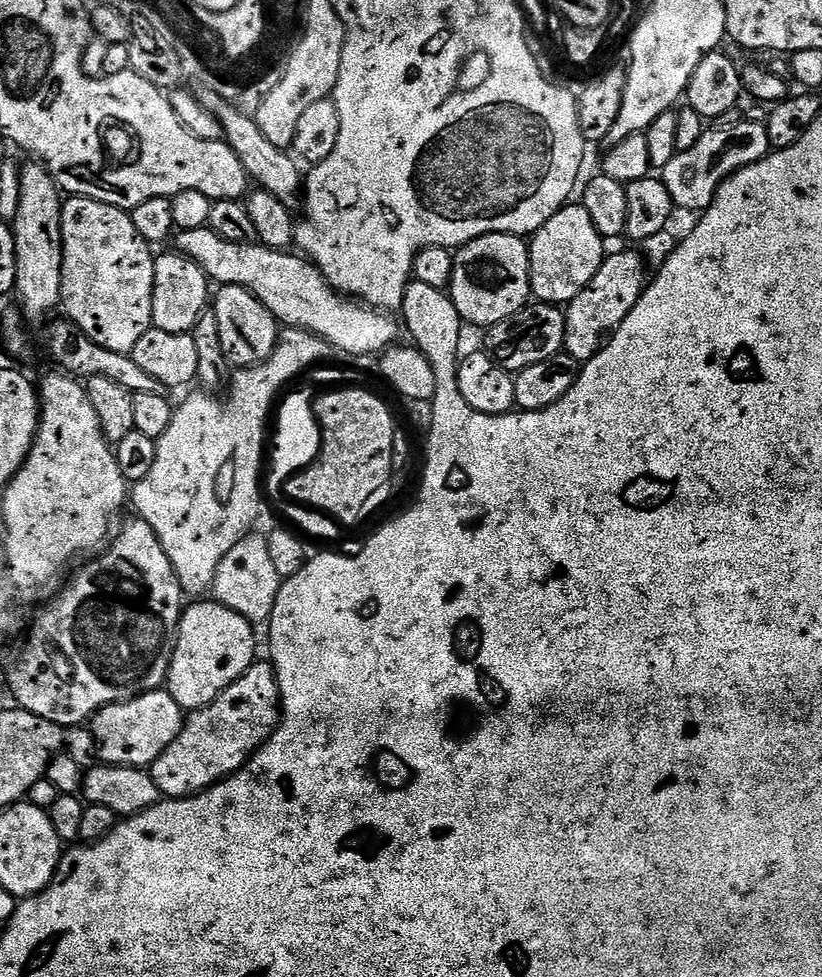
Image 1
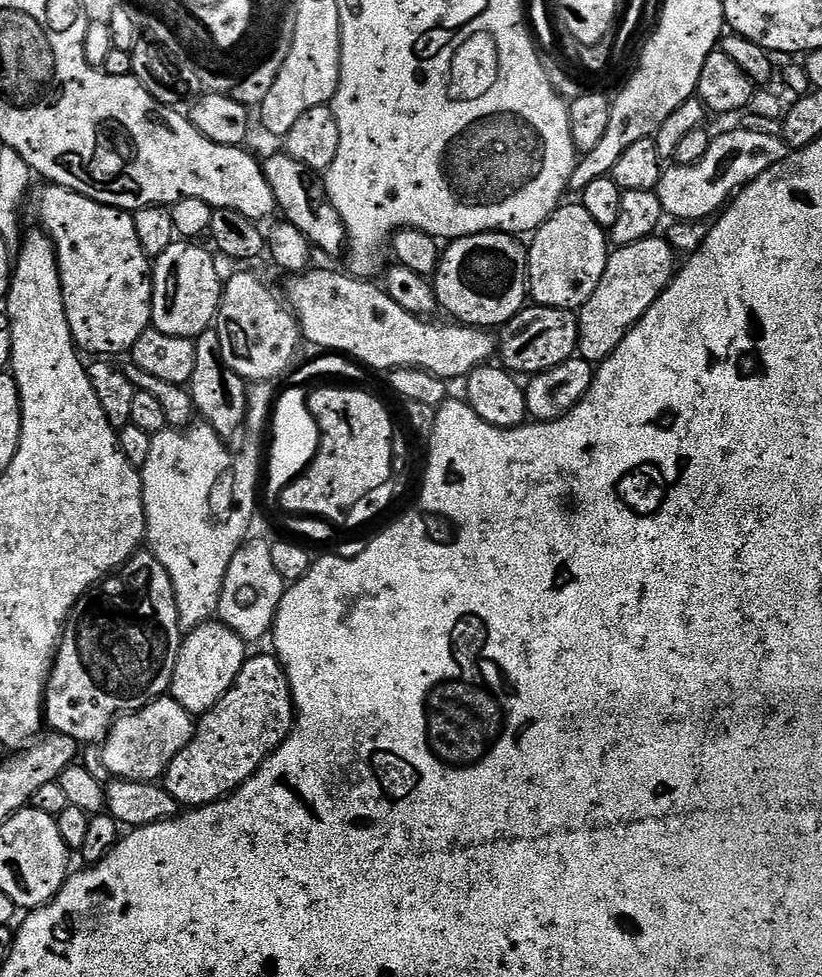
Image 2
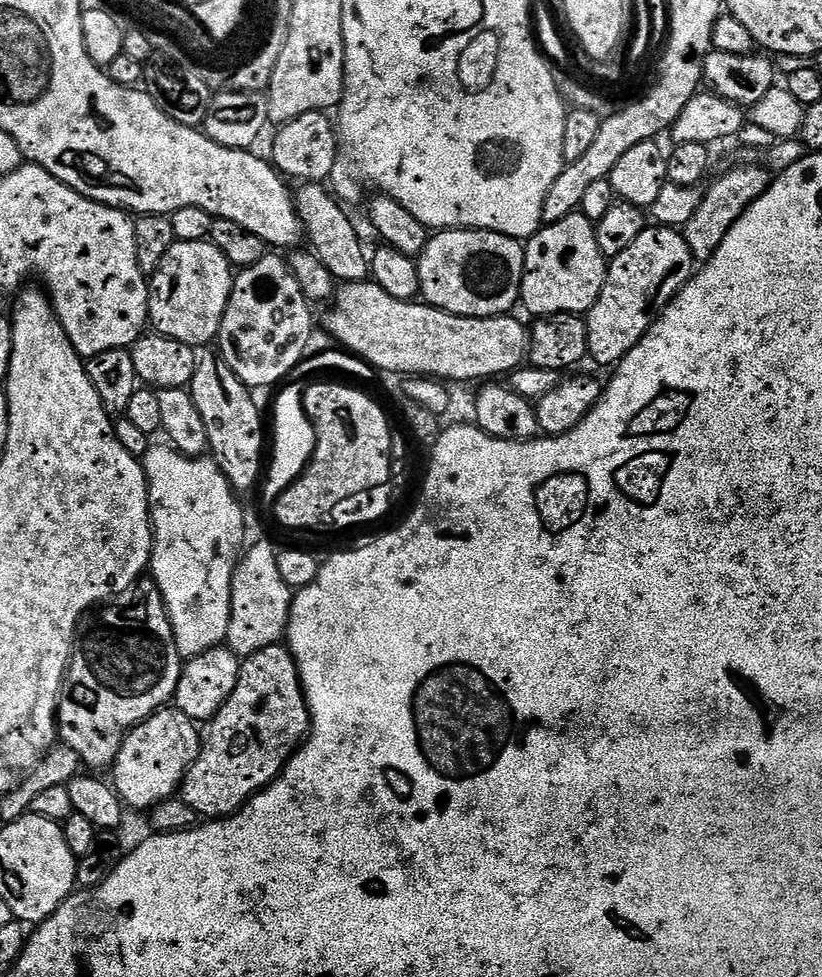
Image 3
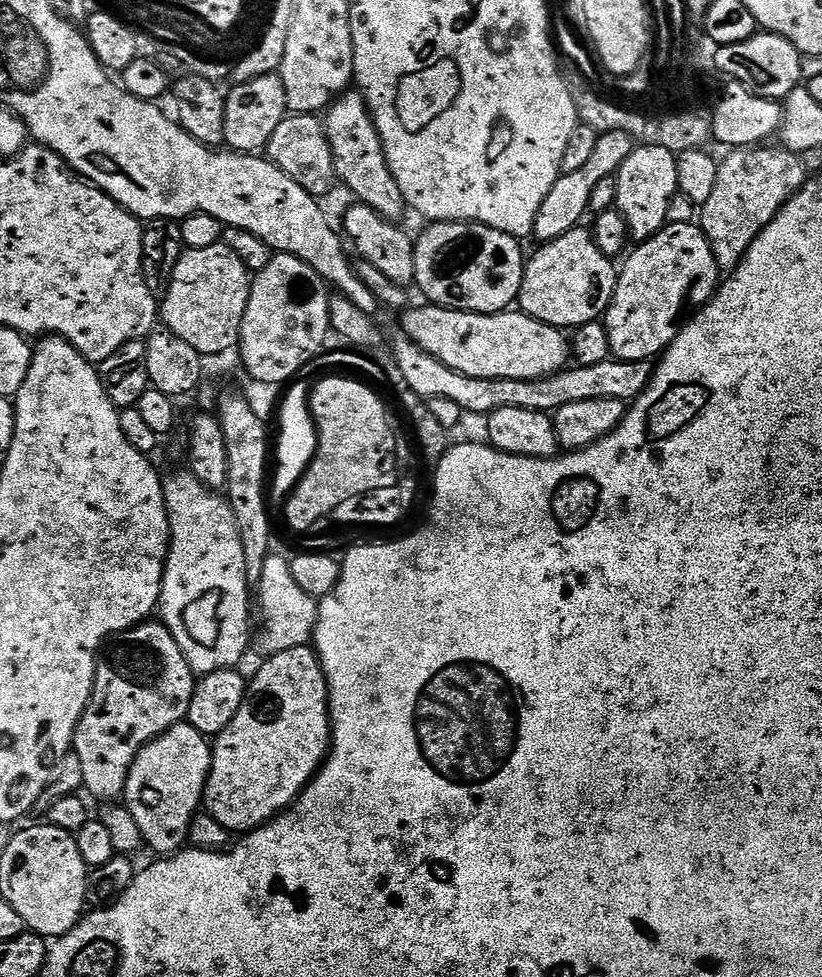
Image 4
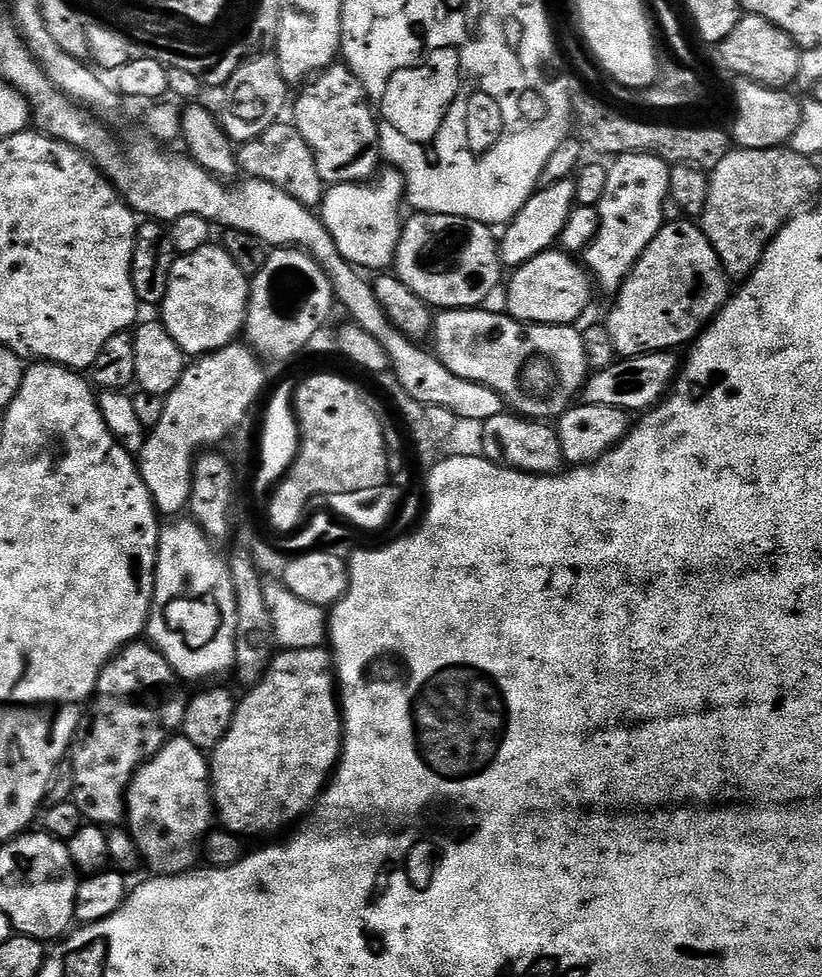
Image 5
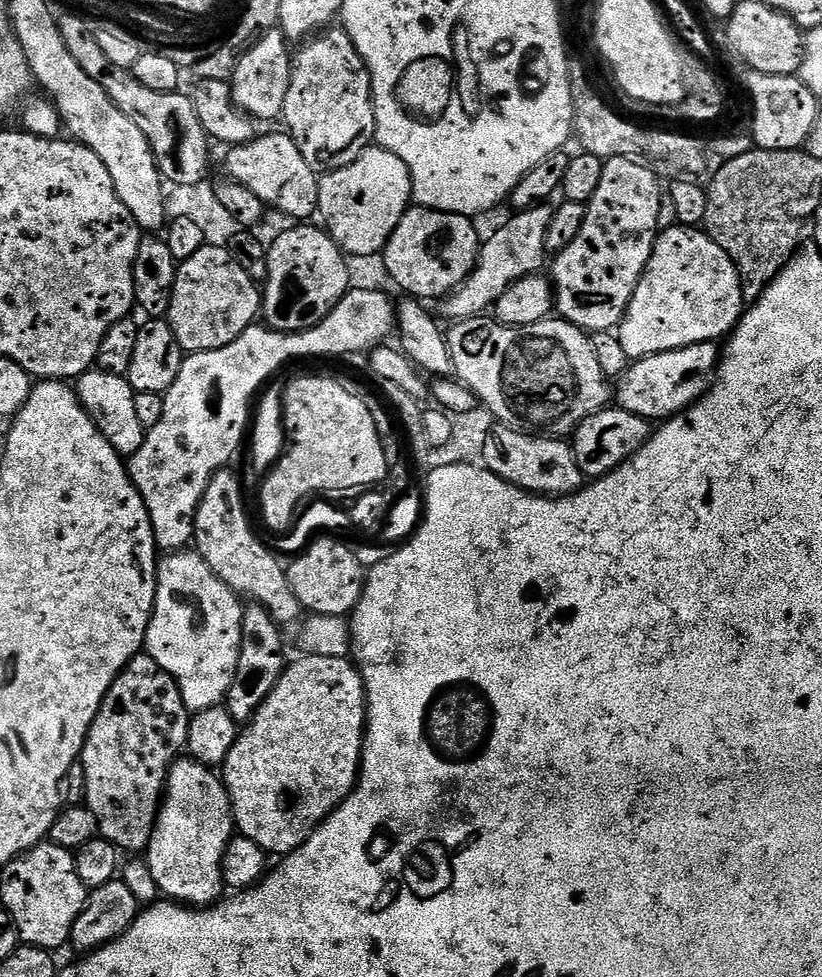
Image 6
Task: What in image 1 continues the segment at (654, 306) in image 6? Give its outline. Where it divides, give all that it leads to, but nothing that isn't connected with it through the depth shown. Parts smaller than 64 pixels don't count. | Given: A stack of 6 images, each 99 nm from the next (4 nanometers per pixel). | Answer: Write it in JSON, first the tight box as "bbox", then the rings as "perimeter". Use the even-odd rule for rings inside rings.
{"bbox":[564,251,650,362],"perimeter":[[[639,251],[616,252],[605,255],[598,274],[567,305],[564,321],[566,322],[566,338],[564,352],[575,360],[587,362],[594,358],[602,345],[616,331],[621,322],[634,310],[638,298],[645,290],[650,279],[646,271],[645,257]]]}

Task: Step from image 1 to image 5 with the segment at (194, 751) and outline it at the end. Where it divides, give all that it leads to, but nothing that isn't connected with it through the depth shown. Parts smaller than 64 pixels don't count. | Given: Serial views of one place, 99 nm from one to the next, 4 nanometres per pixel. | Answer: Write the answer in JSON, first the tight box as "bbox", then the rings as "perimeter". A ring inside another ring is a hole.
{"bbox":[210,646,344,838],"perimeter":[[[324,646],[310,650],[290,648],[277,651],[266,674],[243,694],[244,697],[239,697],[226,738],[222,738],[222,742],[218,742],[218,746],[210,752],[214,816],[219,823],[220,820],[224,823],[221,824],[223,831],[232,832],[235,836],[272,838],[275,832],[288,827],[291,829],[311,812],[312,805],[320,799],[320,793],[340,761],[344,721],[332,653]]]}

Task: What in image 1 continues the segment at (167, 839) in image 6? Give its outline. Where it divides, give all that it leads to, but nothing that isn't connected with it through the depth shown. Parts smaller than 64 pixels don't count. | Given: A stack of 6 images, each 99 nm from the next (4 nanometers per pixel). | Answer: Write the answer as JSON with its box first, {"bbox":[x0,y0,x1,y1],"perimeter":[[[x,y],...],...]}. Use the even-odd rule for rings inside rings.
{"bbox":[90,690,185,769],"perimeter":[[[157,690],[141,692],[116,704],[108,704],[92,717],[90,727],[103,763],[147,769],[160,757],[162,750],[174,742],[185,719],[185,713],[169,692]]]}

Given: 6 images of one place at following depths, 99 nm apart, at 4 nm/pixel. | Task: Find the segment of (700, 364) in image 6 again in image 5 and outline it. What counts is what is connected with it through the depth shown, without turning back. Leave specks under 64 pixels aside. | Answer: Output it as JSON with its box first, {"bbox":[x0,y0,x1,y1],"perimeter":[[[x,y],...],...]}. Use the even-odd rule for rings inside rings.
{"bbox":[582,351,678,414],"perimeter":[[[671,351],[644,352],[641,356],[625,356],[610,366],[593,371],[584,381],[582,400],[586,404],[614,406],[629,414],[640,414],[665,399],[678,375],[678,360]]]}

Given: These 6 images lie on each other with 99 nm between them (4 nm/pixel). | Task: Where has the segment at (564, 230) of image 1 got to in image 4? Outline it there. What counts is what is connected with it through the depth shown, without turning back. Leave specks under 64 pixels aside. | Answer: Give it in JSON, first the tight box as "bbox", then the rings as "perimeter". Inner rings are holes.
{"bbox":[518,226,614,330],"perimeter":[[[577,226],[572,229],[570,232],[566,232],[561,236],[554,238],[553,240],[549,240],[547,242],[541,243],[539,245],[540,249],[537,250],[536,253],[529,255],[527,257],[525,266],[524,266],[524,277],[522,278],[522,286],[520,287],[520,295],[518,297],[518,308],[519,311],[524,312],[527,316],[533,316],[538,322],[542,322],[543,324],[549,324],[550,326],[554,326],[555,328],[561,330],[575,330],[580,327],[582,324],[591,324],[593,321],[597,319],[601,315],[602,312],[602,300],[600,304],[600,295],[603,294],[604,288],[600,285],[600,279],[603,276],[611,277],[614,272],[614,264],[609,257],[604,256],[602,254],[602,250],[598,250],[598,246],[596,245],[596,241],[593,239],[593,235],[589,232],[583,232],[583,227]]]}

